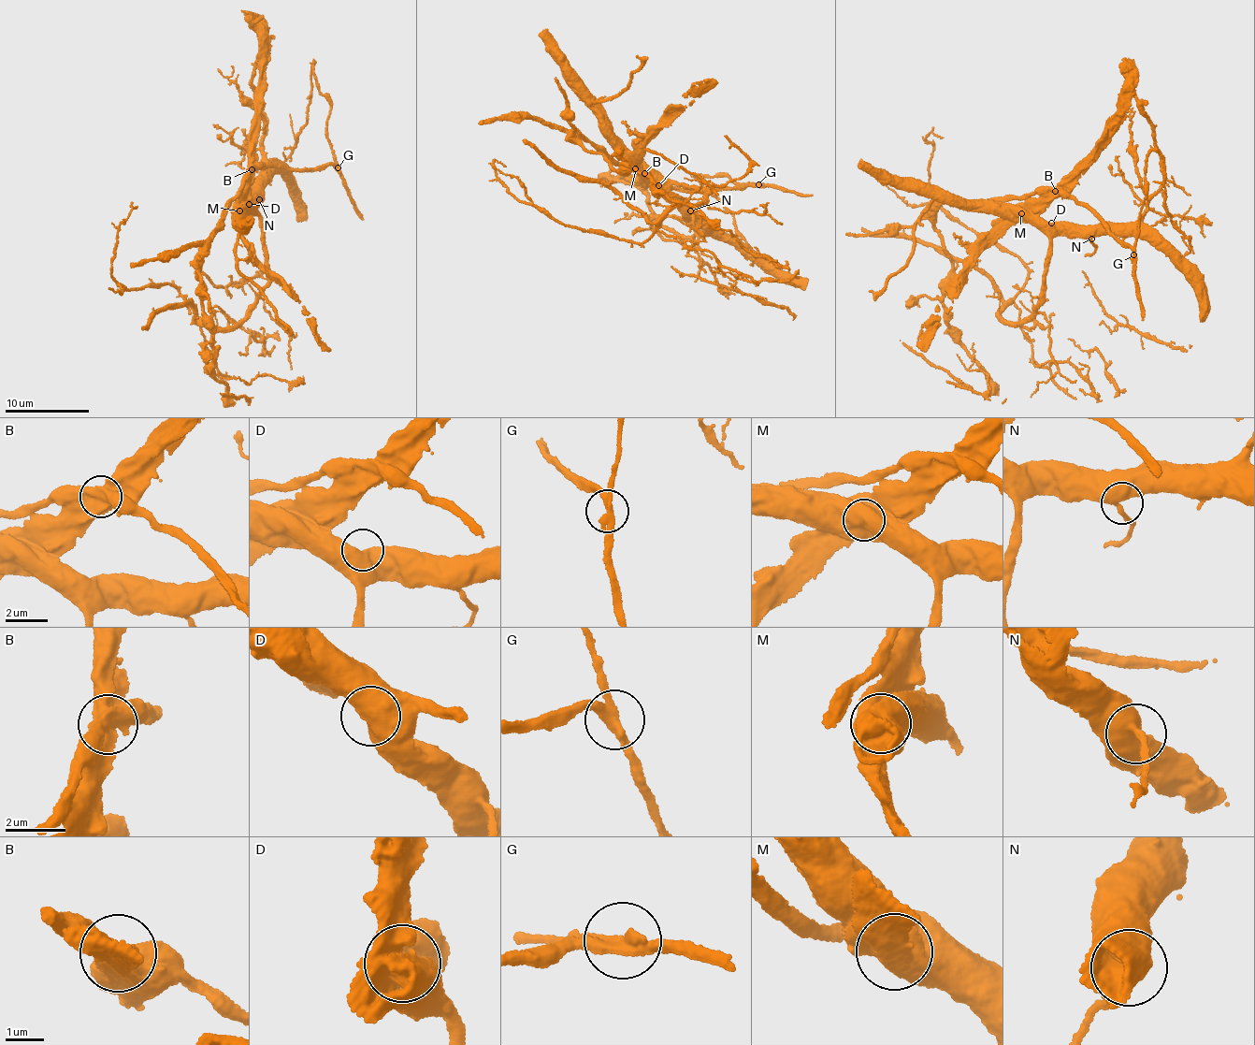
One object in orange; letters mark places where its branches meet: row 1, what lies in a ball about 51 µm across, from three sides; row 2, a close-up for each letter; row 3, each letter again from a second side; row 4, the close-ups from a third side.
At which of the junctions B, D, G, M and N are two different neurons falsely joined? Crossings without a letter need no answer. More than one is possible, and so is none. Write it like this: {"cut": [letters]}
{"cut": ["B", "G", "M"]}

